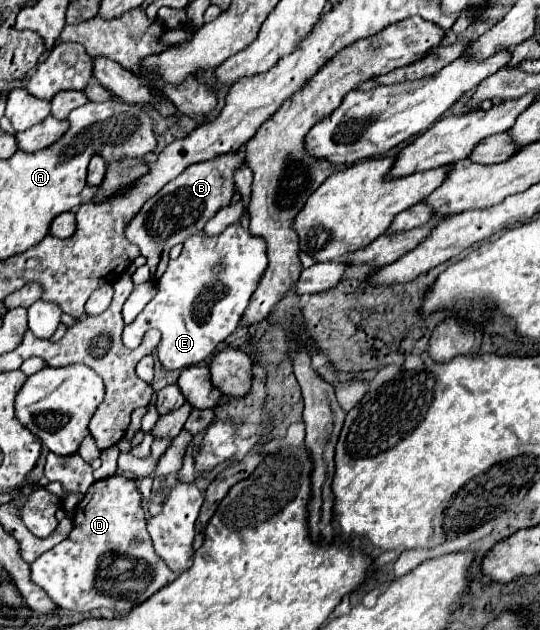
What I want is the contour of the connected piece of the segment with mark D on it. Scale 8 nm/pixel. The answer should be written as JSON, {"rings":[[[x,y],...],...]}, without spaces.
{"rings":[[[110,476],[98,480],[90,486],[82,502],[76,506],[72,516],[74,530],[70,536],[56,544],[52,550],[44,552],[34,564],[30,564],[30,578],[52,598],[58,608],[74,612],[90,612],[94,608],[112,608],[118,614],[128,612],[140,602],[148,600],[162,586],[170,584],[176,574],[166,566],[166,562],[156,554],[152,540],[144,522],[142,494],[138,492],[136,480],[126,480],[122,476]]]}

